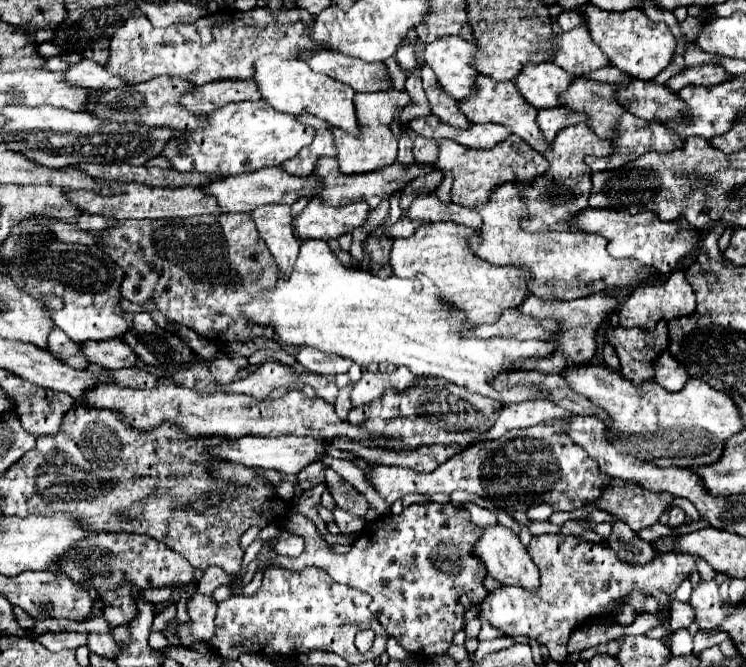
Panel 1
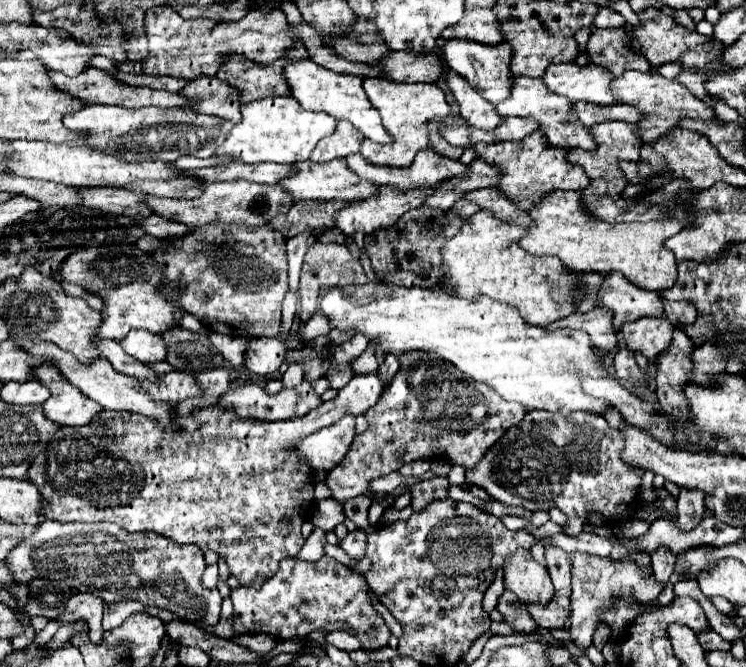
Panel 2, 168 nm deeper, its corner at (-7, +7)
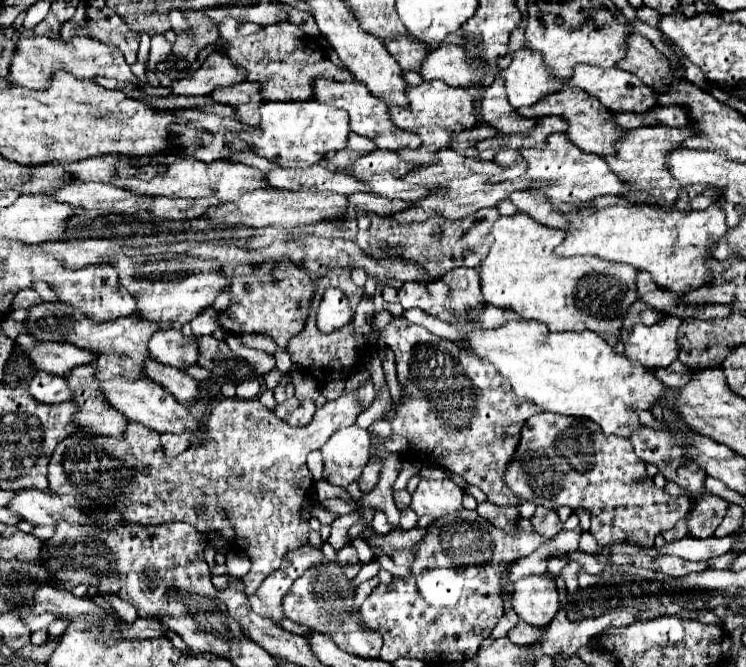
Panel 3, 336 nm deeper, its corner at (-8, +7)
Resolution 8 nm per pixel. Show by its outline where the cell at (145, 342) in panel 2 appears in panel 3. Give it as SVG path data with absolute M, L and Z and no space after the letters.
M167 329L153 335L153 339L149 341L149 353L155 361L163 365L187 369L197 365L197 357L199 357L197 337L193 335L187 337L177 329Z

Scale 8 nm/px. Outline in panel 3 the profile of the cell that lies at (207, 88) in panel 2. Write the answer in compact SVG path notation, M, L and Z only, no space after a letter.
M245 81L241 85L233 85L233 87L225 87L225 89L215 89L211 93L211 97L219 103L225 103L225 105L239 105L239 103L247 103L249 97L257 95L261 91L261 85L257 83L251 83L251 81Z

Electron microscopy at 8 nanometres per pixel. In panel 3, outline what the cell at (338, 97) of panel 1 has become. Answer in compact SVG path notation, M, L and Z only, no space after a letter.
M317 79L313 85L313 99L321 101L321 103L329 103L335 105L337 109L345 109L351 117L351 131L357 135L363 135L367 139L373 139L377 149L387 149L387 151L397 151L401 147L409 147L409 149L417 149L421 145L421 139L415 133L403 131L399 129L391 117L389 117L389 107L385 101L373 97L365 85L359 85L359 81L351 81L351 83L337 83L337 81L327 81L327 79Z

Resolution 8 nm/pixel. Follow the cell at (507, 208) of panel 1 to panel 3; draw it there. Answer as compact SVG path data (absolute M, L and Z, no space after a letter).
M609 195L599 197L595 205L597 213L591 217L569 215L571 229L565 243L555 249L557 255L595 255L607 261L629 263L639 271L651 273L657 285L675 293L687 293L715 281L705 261L713 259L711 247L729 231L719 203L711 203L703 211L681 211Z

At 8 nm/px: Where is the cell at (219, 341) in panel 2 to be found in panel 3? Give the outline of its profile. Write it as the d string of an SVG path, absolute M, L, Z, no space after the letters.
M247 333L243 335L243 345L251 347L251 349L261 349L265 353L275 353L277 345L273 343L273 339L269 339L267 335L255 335L255 333Z

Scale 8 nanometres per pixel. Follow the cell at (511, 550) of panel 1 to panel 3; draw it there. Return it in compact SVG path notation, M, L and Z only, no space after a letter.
M543 575L519 579L515 583L513 609L525 623L537 629L549 625L559 611L559 593L555 581L549 581Z

